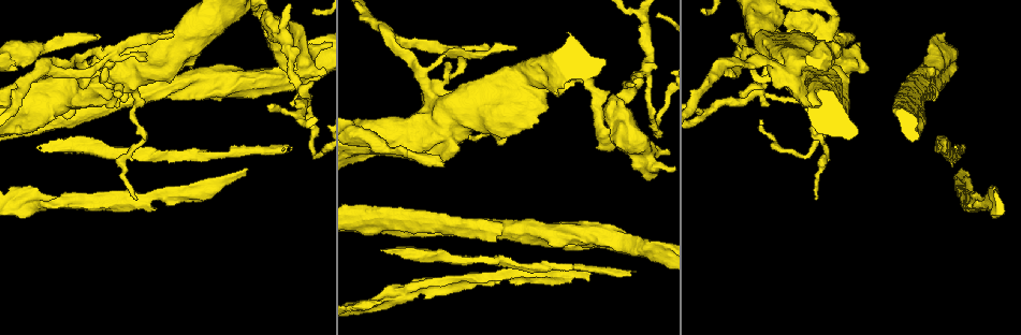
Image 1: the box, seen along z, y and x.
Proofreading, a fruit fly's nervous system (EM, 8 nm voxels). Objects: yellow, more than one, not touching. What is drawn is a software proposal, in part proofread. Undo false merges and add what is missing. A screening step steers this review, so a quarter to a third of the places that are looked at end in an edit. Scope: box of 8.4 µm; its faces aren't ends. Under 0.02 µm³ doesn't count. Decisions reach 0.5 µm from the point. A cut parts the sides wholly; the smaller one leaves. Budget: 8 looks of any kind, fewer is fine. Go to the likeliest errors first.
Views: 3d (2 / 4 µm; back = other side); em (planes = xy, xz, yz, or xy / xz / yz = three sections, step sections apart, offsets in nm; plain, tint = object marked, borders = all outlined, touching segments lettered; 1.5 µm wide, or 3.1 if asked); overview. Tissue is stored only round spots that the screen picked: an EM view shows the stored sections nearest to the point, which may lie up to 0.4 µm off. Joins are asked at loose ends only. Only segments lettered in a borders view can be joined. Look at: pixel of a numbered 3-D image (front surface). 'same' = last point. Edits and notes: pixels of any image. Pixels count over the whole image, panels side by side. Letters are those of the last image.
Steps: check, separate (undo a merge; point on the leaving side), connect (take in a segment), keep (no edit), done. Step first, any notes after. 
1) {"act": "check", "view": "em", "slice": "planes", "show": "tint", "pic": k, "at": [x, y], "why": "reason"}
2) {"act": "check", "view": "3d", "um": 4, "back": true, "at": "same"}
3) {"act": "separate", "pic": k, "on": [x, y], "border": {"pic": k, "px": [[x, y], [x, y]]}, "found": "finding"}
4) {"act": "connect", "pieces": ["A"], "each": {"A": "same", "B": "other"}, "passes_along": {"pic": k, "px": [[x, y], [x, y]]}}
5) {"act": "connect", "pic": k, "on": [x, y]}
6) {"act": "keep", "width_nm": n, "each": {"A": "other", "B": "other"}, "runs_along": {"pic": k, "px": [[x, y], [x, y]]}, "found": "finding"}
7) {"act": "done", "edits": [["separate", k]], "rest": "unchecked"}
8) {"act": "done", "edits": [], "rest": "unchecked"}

{"act": "check", "view": "em", "slice": "planes", "show": "borders", "pic": 1, "at": [630, 274], "why": "long arm stops here"}

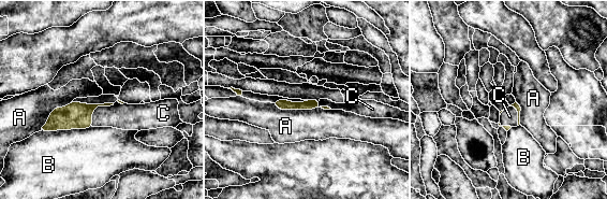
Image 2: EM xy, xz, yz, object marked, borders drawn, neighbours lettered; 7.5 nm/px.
{"act": "connect", "pieces": ["C"], "each": {"A": "other", "B": "other", "C": "same"}, "passes_along": {"pic": 2, "px": [[75, 115], [95, 109], [124, 116]]}, "found": "the neuron continues"}

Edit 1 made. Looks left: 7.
{"act": "check", "view": "em", "slice": "yz", "step": 4, "show": "borders", "pic": 1, "at": [931, 38], "why": "an open end"}

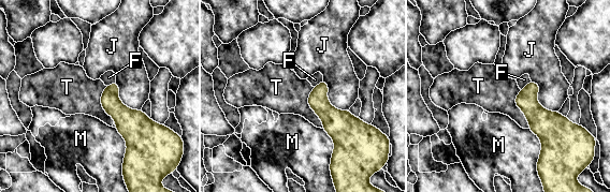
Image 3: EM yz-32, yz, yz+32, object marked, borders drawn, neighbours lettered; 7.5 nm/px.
{"act": "check", "view": "em", "slice": "xy", "step": 4, "show": "borders", "at": "same", "why": "another direction"}

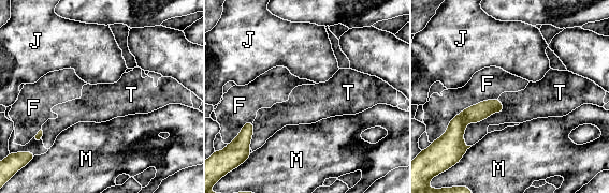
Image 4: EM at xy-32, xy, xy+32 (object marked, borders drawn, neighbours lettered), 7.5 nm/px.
{"act": "keep", "each": {"F": "other", "J": "other", "M": "other", "T": "other"}, "runs_along": {"pic": 4, "px": [[499, 106], [489, 106], [453, 123]]}, "found": "none of them fits"}

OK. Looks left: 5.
{"act": "check", "view": "em", "slice": "planes", "show": "plain", "pic": 1, "at": [898, 107], "why": "an open end"}

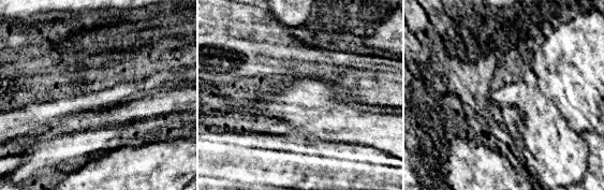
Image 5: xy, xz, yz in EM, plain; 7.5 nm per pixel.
{"act": "check", "view": "em", "slice": "planes", "show": "borders", "at": "same"}

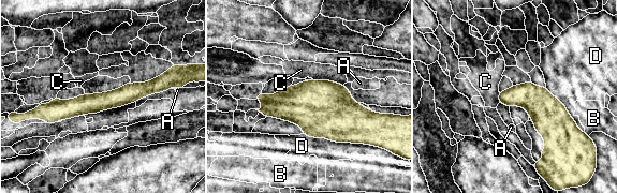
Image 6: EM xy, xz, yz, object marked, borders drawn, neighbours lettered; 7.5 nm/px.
{"act": "keep", "each": {"A": "other", "B": "other", "C": "other", "D": "other"}, "runs_along": {"pic": 6, "px": [[166, 86], [41, 112]]}, "found": "none of them fits"}

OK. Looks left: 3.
{"act": "done", "edits": [["connect", 2]], "rest": "unchecked"}

